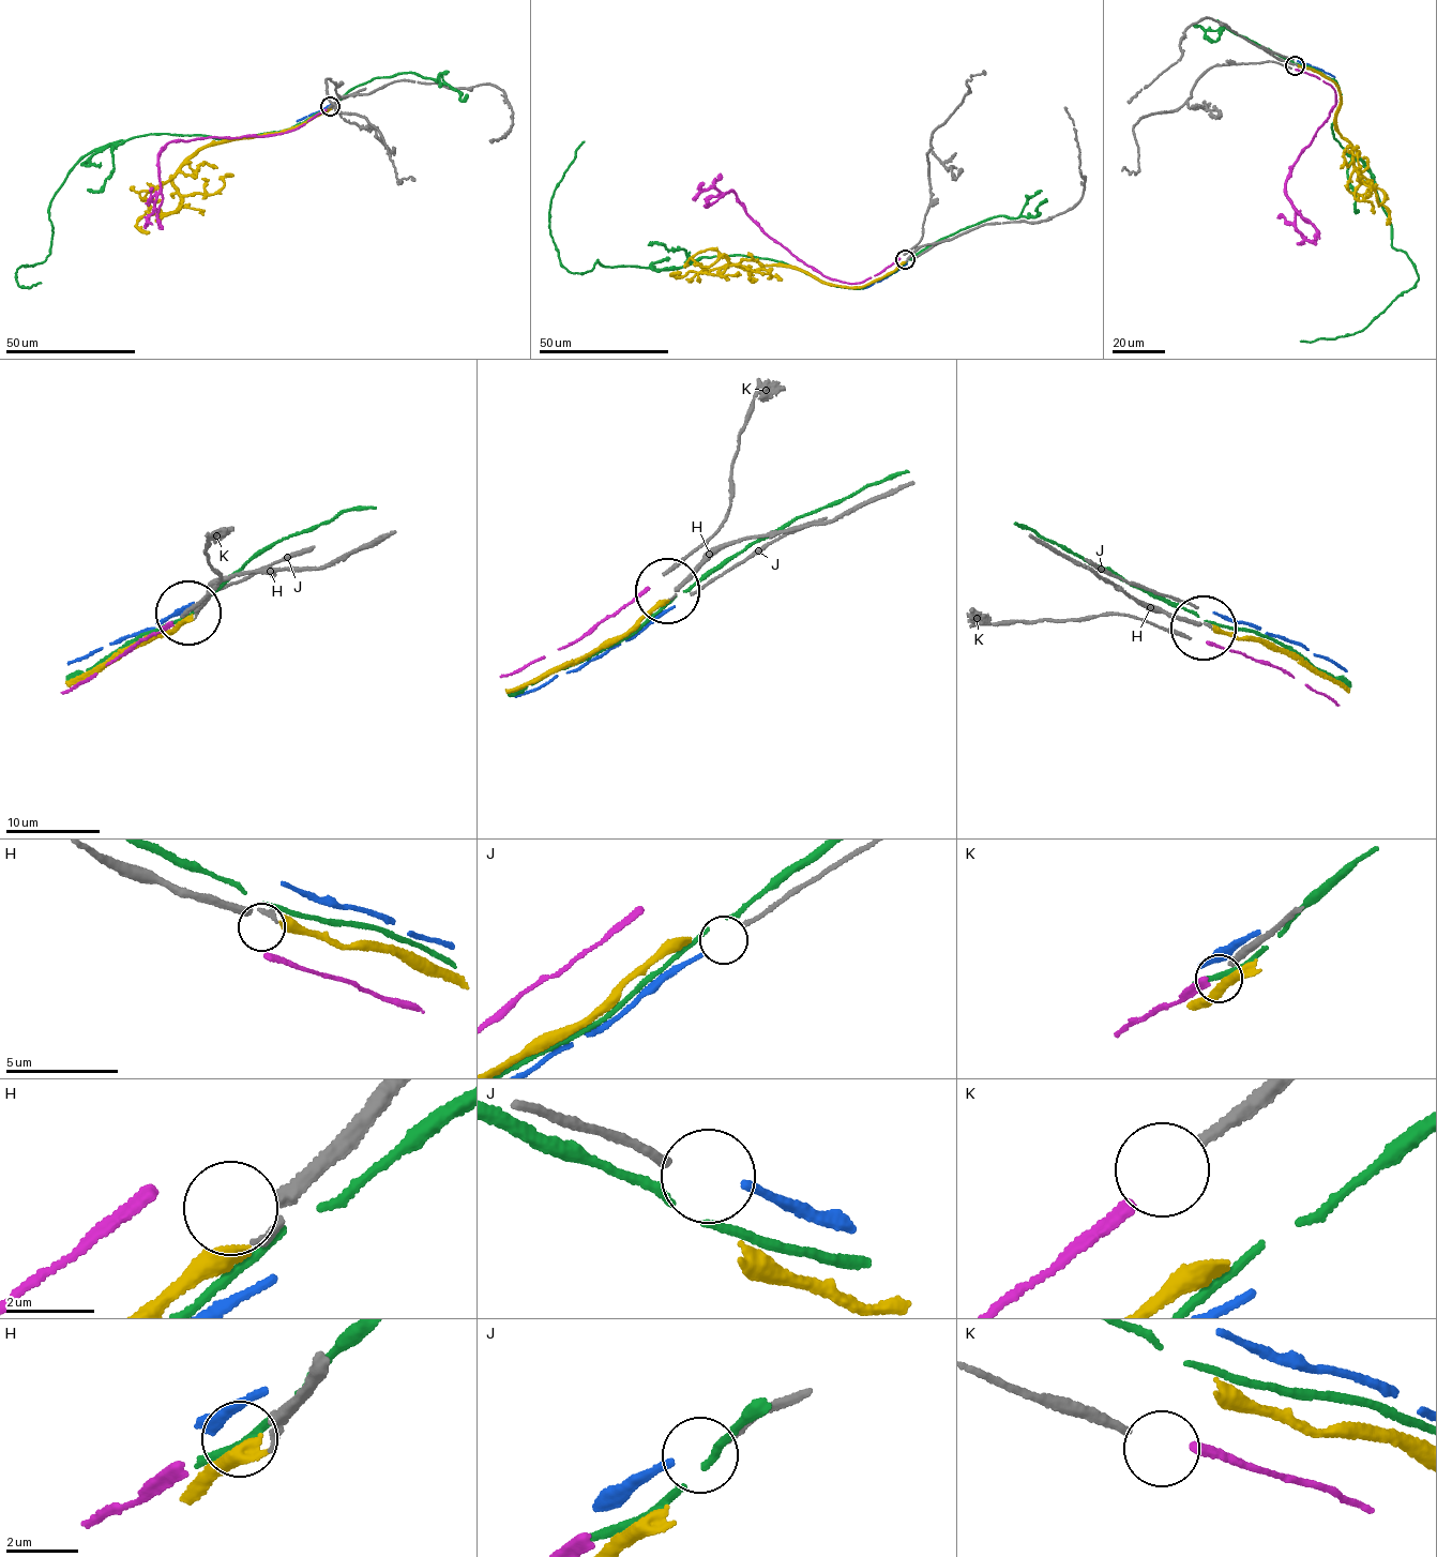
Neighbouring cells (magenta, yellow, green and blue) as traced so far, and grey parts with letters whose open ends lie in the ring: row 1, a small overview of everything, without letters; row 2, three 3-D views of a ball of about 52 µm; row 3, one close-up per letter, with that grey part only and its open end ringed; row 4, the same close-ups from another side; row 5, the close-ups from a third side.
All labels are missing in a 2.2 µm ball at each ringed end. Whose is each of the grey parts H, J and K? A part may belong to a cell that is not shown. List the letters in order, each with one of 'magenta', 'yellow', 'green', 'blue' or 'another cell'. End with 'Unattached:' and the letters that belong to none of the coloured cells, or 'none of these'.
H: yellow
J: blue
K: magenta
Unattached: none of these

